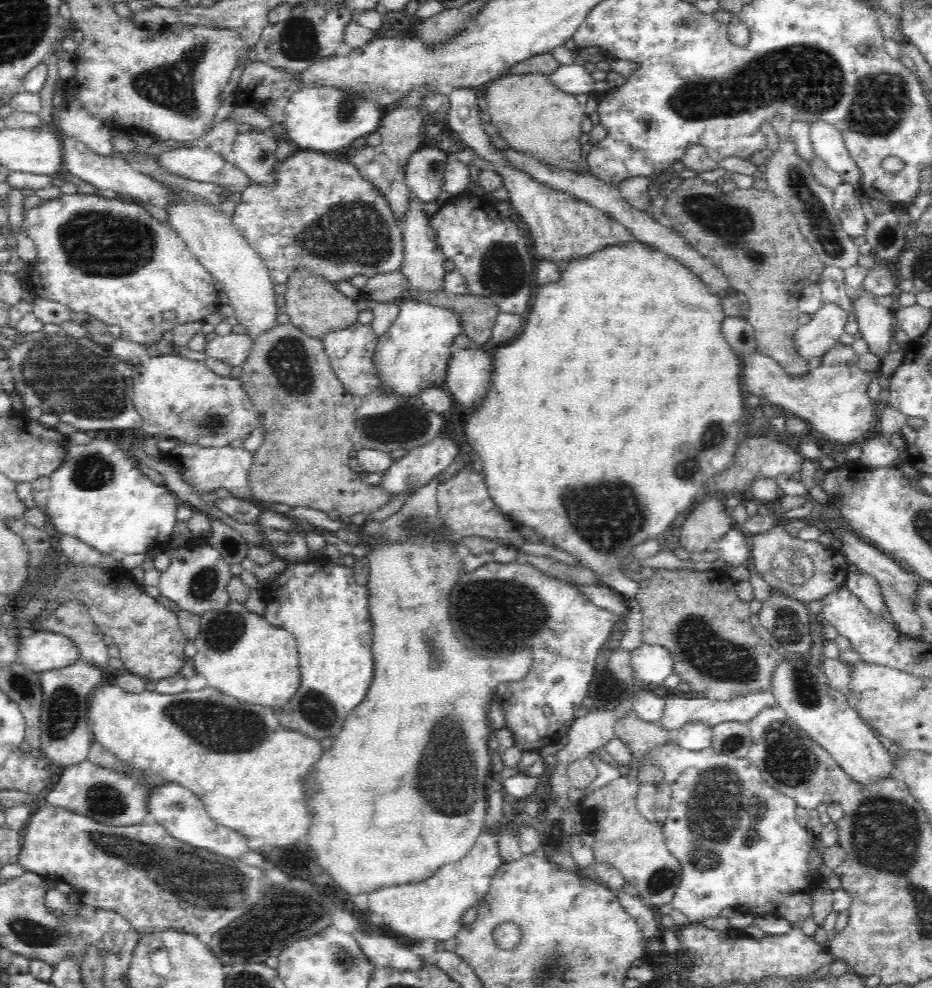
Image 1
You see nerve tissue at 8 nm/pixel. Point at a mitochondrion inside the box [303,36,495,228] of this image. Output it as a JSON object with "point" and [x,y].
{"point":[346,105]}

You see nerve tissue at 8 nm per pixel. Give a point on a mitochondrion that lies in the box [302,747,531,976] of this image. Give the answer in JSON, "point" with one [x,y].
{"point":[344,958]}

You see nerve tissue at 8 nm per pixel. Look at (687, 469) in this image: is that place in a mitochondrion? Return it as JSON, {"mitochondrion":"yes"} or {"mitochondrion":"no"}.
{"mitochondrion":"yes"}

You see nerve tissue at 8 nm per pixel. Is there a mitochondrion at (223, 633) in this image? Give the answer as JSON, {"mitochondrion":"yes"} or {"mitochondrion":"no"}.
{"mitochondrion":"yes"}

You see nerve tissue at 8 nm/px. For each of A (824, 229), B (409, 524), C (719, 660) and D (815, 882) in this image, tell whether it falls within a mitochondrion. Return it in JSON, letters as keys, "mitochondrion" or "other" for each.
{"A":"mitochondrion","B":"mitochondrion","C":"mitochondrion","D":"other"}

